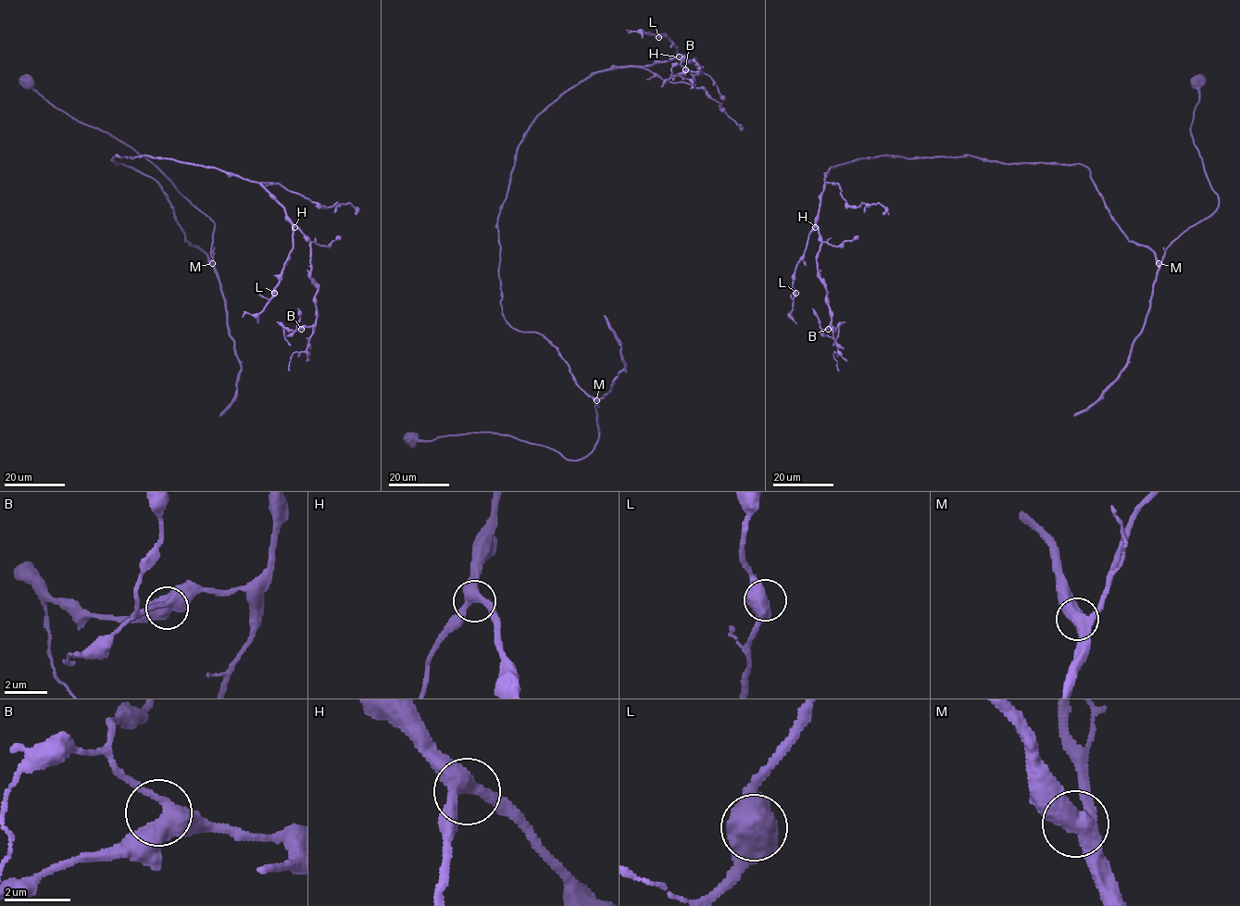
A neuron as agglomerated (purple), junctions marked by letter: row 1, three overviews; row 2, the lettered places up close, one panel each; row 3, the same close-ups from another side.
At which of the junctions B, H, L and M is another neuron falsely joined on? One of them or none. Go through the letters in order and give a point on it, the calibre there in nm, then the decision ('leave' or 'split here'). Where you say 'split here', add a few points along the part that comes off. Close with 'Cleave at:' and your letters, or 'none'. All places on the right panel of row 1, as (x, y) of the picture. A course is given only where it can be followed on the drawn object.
B: at (828, 329); 480 nm thick; leave
H: at (815, 227); 400 nm thick; leave
L: at (795, 293); 500 nm thick; leave
M: at (1158, 263); 440 nm thick; leave
Cleave at: none

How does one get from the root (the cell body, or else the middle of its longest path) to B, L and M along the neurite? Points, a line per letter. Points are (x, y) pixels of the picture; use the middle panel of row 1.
B: (412, 438), (592, 450), (597, 401), (502, 313), (500, 207), (523, 134), (568, 90), (685, 69)
L: (412, 438), (594, 448), (597, 401), (502, 313), (497, 218), (532, 121), (598, 72), (677, 56), (658, 37)
M: (412, 438), (432, 441), (493, 432), (546, 446), (569, 459), (579, 460), (592, 450), (599, 436), (595, 400)

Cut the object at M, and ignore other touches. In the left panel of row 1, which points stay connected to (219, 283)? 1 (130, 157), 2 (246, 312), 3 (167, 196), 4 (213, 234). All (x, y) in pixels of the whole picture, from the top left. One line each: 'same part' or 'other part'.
1: other part
2: other part
3: other part
4: same part

